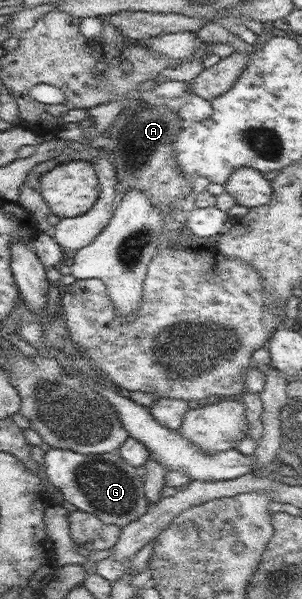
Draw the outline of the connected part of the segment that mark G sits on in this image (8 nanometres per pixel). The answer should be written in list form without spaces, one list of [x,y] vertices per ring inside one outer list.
[[[51,447],[44,454],[43,468],[49,482],[63,493],[67,502],[74,504],[78,510],[95,515],[105,524],[123,528],[147,512],[149,502],[144,491],[144,478],[137,475],[136,467],[123,460],[117,452],[81,454]]]

